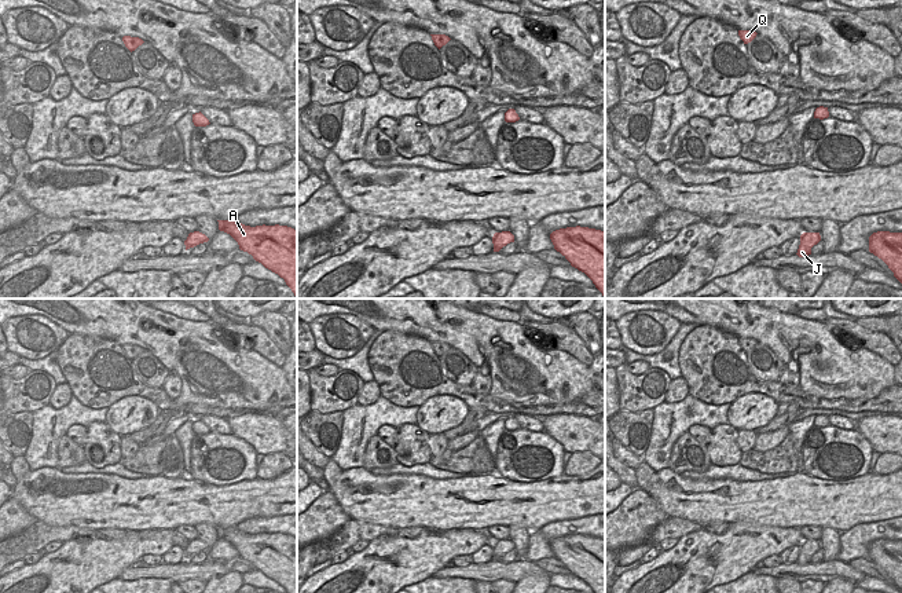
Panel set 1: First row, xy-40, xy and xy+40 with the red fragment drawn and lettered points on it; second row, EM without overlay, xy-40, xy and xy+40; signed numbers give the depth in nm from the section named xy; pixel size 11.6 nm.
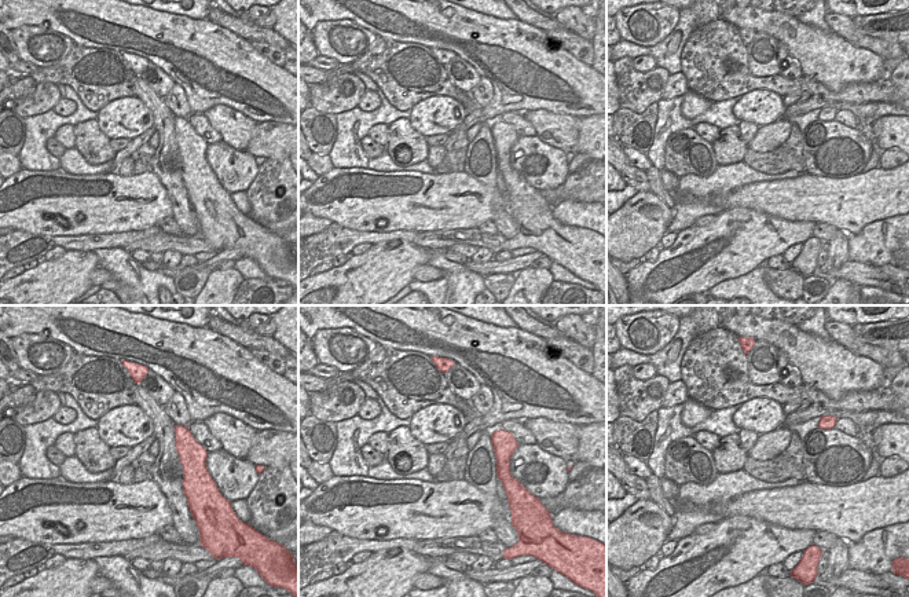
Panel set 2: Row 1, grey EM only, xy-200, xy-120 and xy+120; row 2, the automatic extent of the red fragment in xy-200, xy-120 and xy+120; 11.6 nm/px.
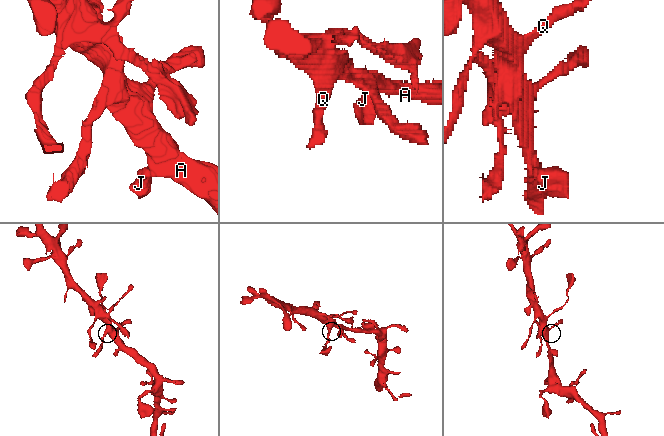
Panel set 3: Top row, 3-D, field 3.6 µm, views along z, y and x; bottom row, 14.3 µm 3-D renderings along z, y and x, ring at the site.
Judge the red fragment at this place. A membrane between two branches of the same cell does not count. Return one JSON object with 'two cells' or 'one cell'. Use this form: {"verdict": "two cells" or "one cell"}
{"verdict": "one cell"}

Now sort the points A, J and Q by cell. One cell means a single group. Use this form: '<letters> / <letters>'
A J Q

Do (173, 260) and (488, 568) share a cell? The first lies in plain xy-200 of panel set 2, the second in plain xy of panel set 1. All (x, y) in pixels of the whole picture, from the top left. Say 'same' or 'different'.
different

